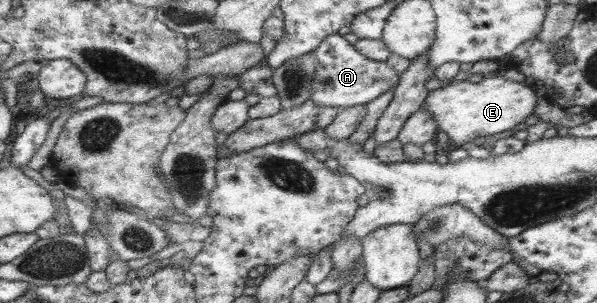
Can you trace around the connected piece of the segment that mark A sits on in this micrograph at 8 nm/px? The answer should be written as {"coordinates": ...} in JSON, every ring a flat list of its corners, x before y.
{"coordinates":[[338,33,325,36,314,50,317,65,310,87,309,99,318,106,329,106,338,110,361,105,395,88,399,78,386,61,375,61,362,56,352,44]]}

